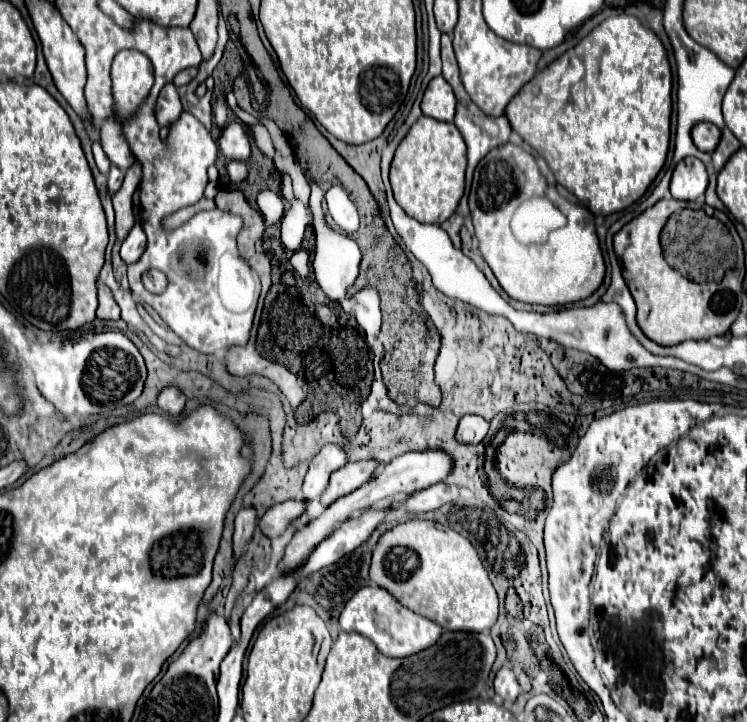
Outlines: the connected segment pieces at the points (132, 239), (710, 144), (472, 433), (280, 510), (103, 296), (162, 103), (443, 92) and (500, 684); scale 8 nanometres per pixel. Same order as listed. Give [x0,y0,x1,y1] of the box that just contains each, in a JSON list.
[[120,224,146,264],[692,122,722,152],[456,414,488,444],[260,500,307,538],[96,286,120,320],[156,84,182,126],[422,76,456,122],[494,668,520,702]]

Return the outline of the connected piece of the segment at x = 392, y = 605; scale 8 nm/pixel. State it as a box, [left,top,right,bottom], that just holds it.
[340,586,442,658]

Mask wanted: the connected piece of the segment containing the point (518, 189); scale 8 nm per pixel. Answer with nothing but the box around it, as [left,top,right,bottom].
[468,146,606,306]

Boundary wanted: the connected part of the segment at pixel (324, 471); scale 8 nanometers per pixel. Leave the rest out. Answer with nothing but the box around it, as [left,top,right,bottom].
[302,444,348,500]

